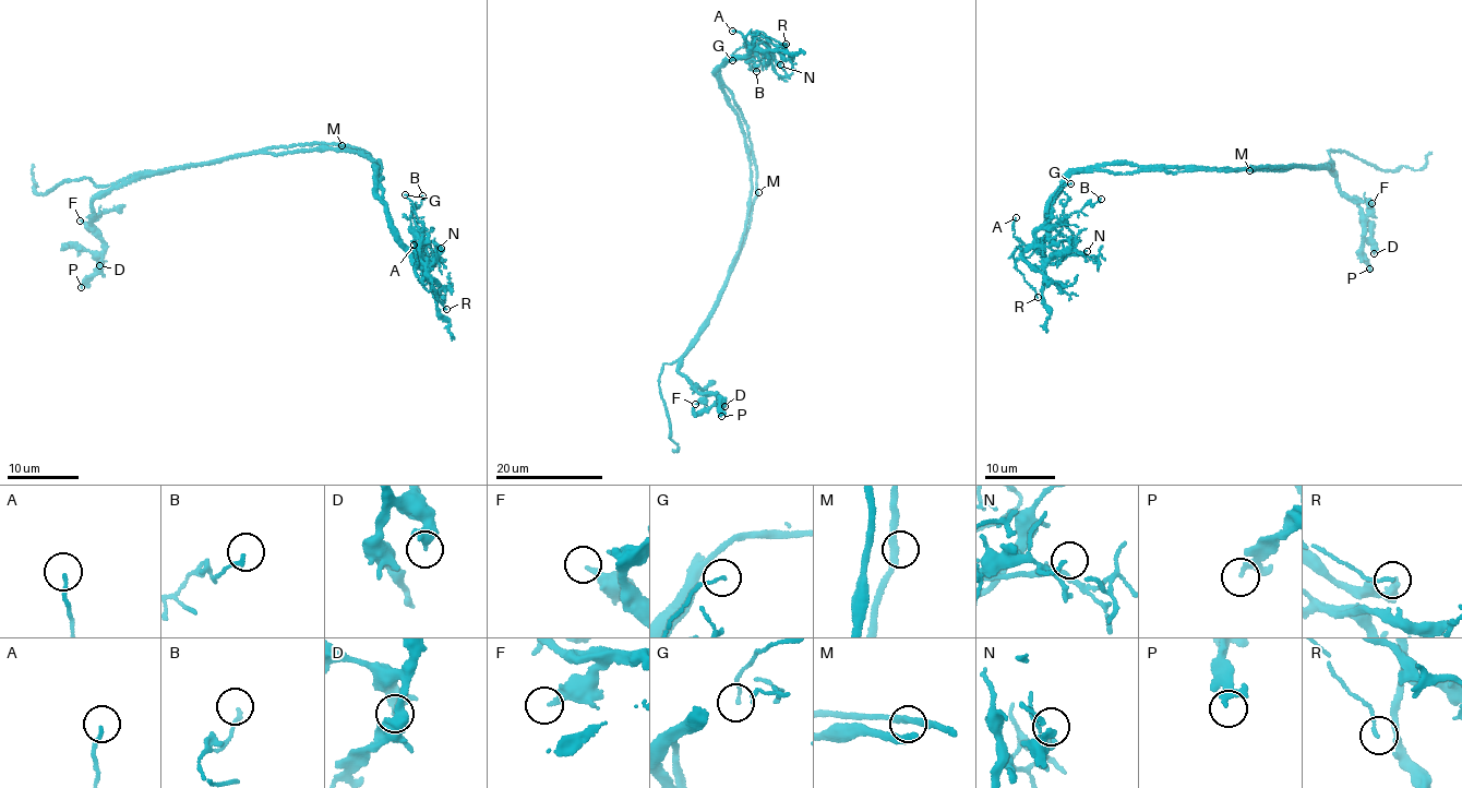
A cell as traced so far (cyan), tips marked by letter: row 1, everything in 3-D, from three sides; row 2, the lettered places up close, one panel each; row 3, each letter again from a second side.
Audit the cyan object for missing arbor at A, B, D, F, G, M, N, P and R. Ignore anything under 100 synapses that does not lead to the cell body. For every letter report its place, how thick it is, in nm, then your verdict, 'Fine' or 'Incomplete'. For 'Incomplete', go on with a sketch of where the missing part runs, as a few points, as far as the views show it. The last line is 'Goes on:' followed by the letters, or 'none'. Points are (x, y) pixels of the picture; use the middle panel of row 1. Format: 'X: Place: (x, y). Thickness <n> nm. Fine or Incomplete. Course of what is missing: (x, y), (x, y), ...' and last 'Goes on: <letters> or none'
A: Place: (732, 31). Thickness 120 nm. Fine
B: Place: (756, 71). Thickness 130 nm. Fine
D: Place: (724, 406). Thickness 460 nm. Fine
F: Place: (695, 404). Thickness 280 nm. Fine
G: Place: (732, 60). Thickness 100 nm. Fine
M: Place: (758, 192). Thickness 240 nm. Fine
N: Place: (780, 64). Thickness 140 nm. Fine
P: Place: (721, 416). Thickness 150 nm. Fine
R: Place: (786, 44). Thickness 90 nm. Fine
Goes on: none

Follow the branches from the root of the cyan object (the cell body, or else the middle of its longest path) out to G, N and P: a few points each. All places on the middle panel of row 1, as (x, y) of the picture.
G: (747, 216), (750, 150), (738, 114), (716, 72), (749, 52), (750, 45), (740, 47), (732, 60)
N: (747, 216), (750, 150), (738, 114), (716, 72), (753, 50), (768, 50), (780, 64)
P: (747, 216), (732, 270), (690, 349), (683, 355), (679, 371), (699, 392), (720, 397), (721, 416)

